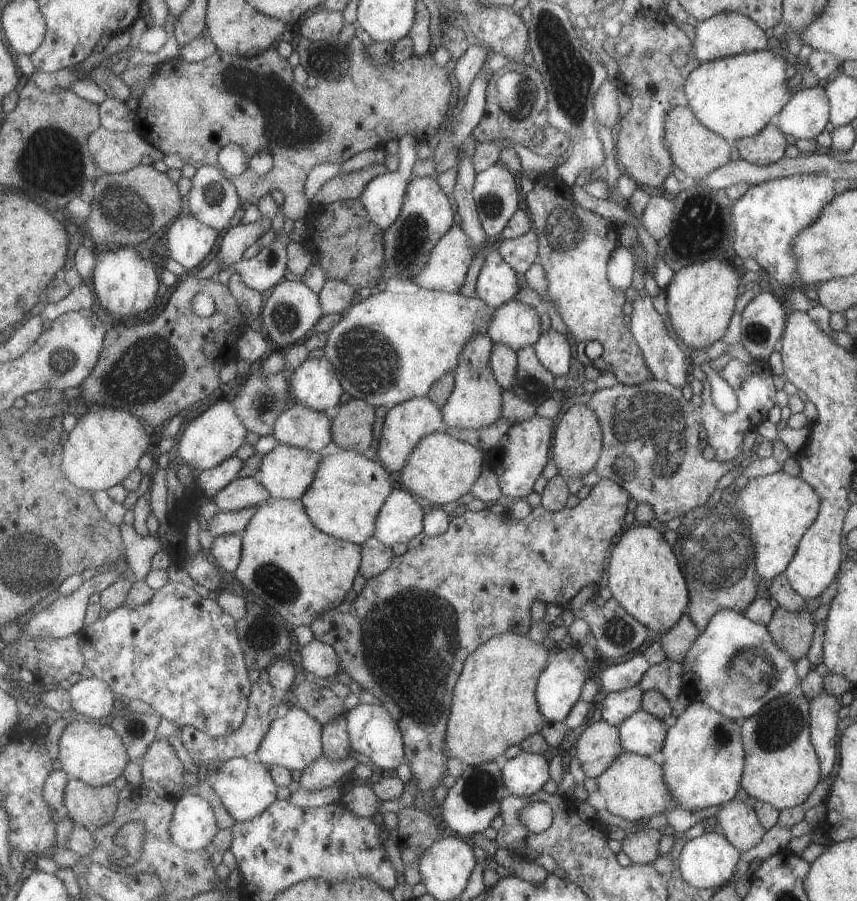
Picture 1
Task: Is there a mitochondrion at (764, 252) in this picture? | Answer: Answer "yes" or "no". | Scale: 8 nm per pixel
no

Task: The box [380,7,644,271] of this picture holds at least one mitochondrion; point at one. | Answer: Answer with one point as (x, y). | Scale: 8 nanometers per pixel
(570, 74)

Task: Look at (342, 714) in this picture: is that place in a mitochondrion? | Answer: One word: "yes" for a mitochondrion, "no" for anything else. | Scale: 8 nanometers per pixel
no

